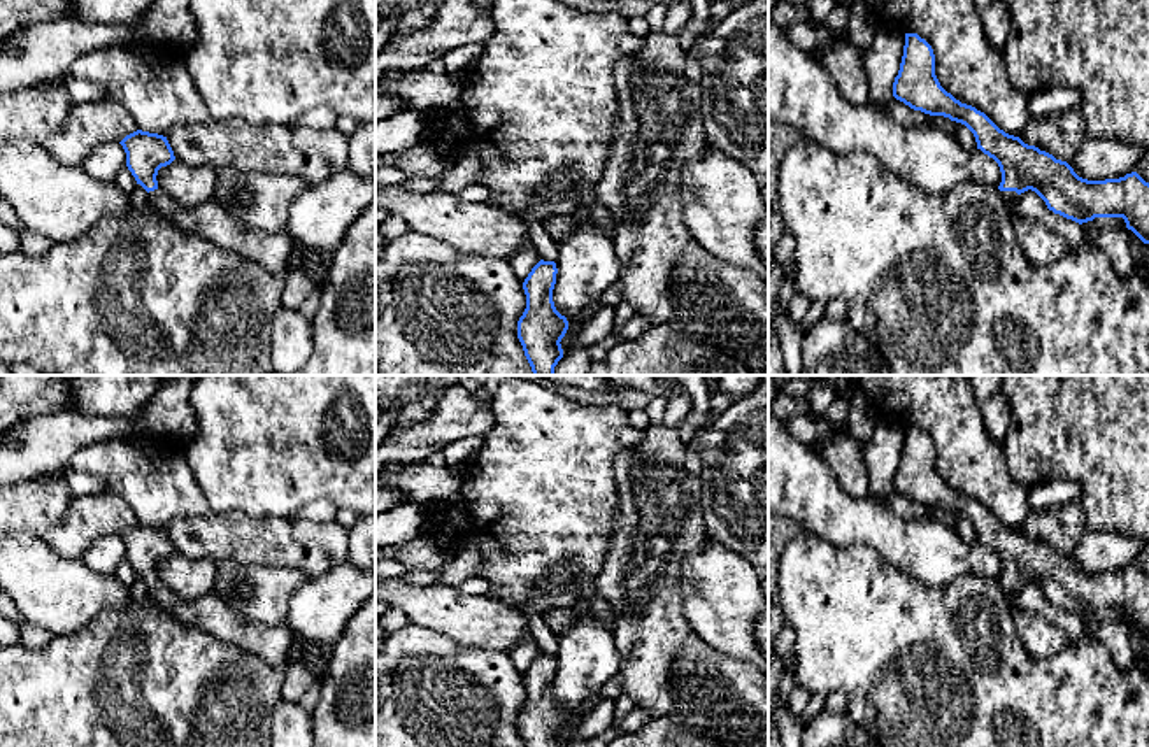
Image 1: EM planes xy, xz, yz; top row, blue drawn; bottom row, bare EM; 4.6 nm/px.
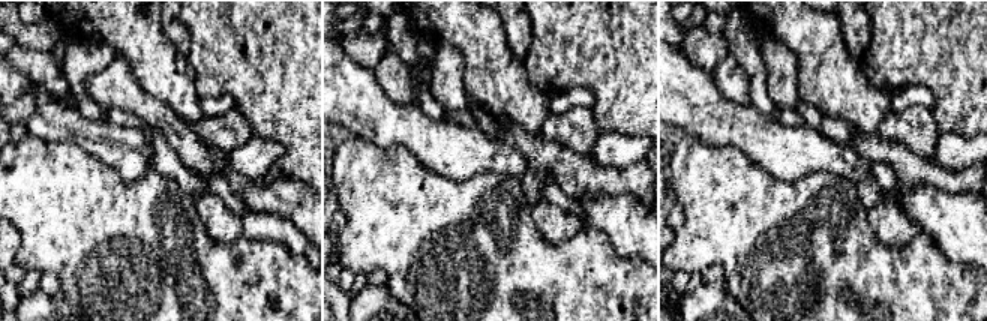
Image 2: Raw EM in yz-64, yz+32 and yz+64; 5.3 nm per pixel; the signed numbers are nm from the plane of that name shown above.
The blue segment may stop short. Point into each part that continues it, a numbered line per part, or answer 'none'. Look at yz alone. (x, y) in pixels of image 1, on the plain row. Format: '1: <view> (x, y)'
1: yz (1009, 590)

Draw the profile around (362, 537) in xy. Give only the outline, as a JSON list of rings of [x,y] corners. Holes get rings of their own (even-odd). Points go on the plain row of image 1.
[[[375,514],[360,516],[347,538],[347,561],[360,570],[375,570]]]

